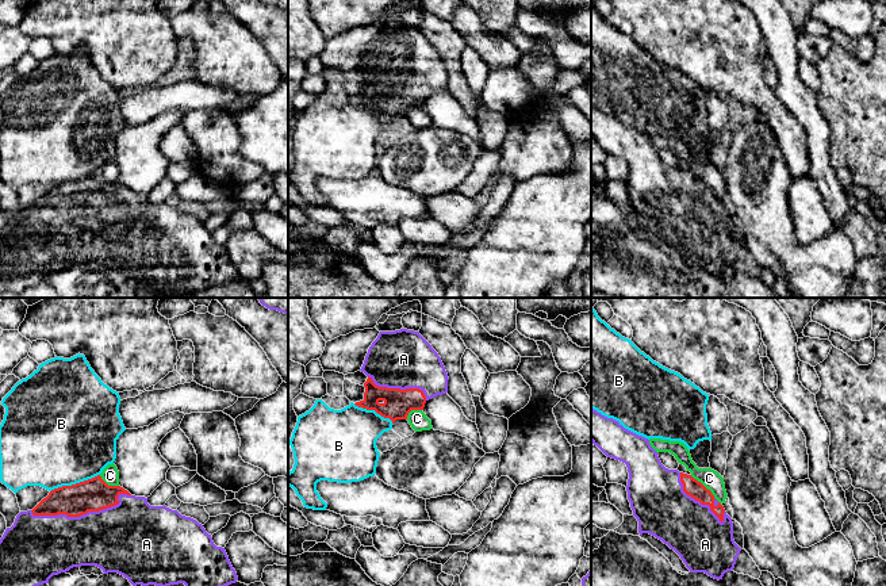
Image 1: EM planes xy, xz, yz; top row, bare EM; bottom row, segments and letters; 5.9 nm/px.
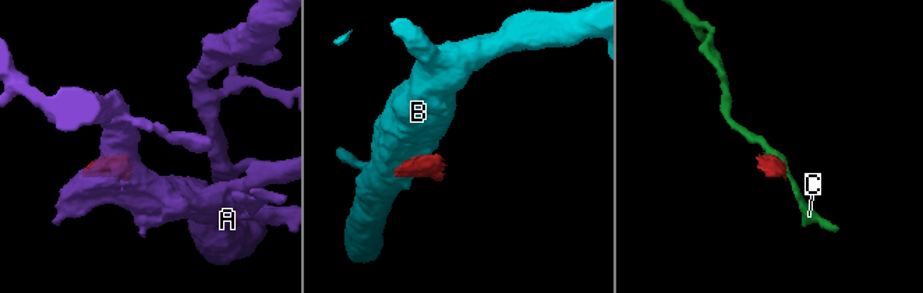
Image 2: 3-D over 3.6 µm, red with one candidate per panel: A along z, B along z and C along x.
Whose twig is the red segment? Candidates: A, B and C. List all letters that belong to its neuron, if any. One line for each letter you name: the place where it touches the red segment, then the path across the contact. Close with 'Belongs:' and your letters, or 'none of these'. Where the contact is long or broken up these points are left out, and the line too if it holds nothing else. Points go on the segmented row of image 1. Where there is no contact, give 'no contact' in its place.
A: contact xy (83, 513)
Belongs: A

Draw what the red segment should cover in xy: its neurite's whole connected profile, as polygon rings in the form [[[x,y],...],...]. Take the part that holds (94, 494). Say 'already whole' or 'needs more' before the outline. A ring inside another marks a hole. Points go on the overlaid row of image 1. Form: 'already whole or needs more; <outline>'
needs more; [[[100,475],[72,484],[54,489],[32,510],[20,512],[11,528],[7,528],[0,539],[0,586],[39,586],[49,583],[53,575],[66,572],[73,567],[96,566],[104,574],[118,572],[129,579],[133,586],[229,586],[238,581],[229,556],[222,547],[216,547],[211,535],[206,532],[202,524],[191,517],[181,516],[177,510],[164,506],[150,506],[147,498],[131,495],[120,486],[108,486]]]

